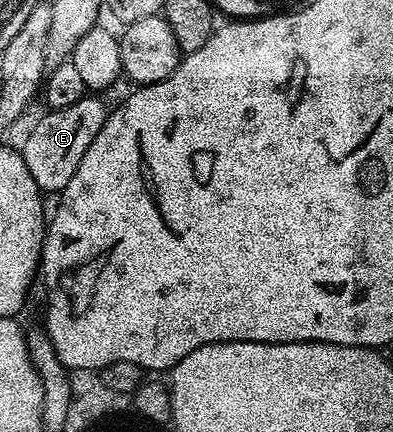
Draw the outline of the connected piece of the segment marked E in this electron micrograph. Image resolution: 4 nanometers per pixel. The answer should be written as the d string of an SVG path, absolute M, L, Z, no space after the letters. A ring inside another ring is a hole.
M86 97L75 101L75 105L71 105L67 109L46 110L44 112L46 115L30 129L25 144L20 144L19 150L27 165L27 173L31 173L35 185L41 192L49 193L49 191L53 191L53 193L59 193L67 185L67 181L71 181L71 177L75 177L75 169L79 169L79 161L83 161L83 153L87 153L91 141L95 141L95 137L99 137L99 129L103 129L105 124L107 107L104 107L97 99L100 98Z

